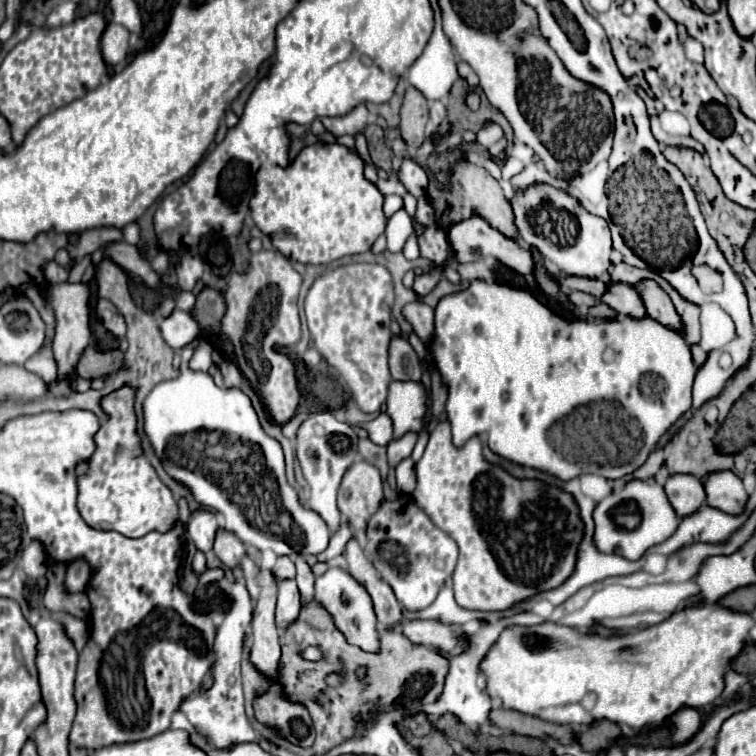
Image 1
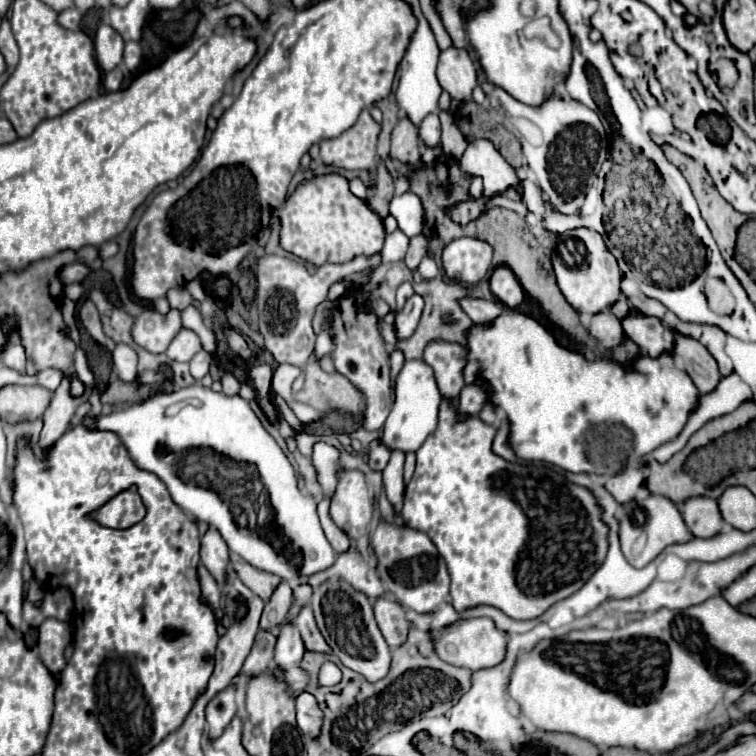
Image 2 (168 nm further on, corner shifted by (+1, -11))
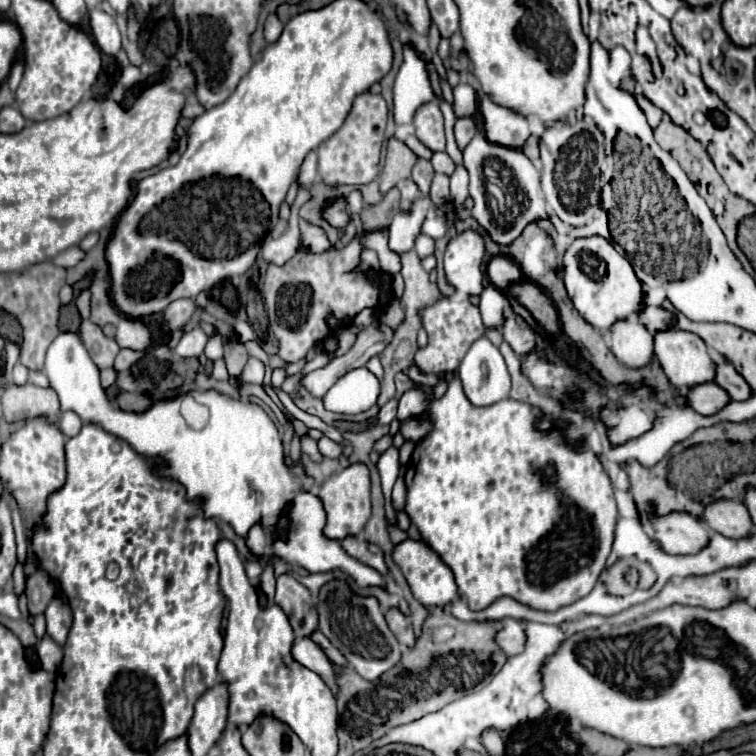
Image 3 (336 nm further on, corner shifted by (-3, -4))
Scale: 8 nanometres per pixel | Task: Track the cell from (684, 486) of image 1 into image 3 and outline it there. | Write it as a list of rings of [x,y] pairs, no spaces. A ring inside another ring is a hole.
[[[716,499],[708,503],[700,519],[708,525],[708,529],[732,539],[748,537],[754,529],[744,503],[732,499]]]

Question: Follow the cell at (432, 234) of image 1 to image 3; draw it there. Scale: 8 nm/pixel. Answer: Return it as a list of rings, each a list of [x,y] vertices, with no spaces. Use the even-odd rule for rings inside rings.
[[[510,305],[504,307],[504,319],[506,319],[506,325],[500,327],[502,337],[510,343],[510,347],[516,351],[516,355],[522,357],[522,353],[526,353],[526,349],[530,349],[530,345],[536,345],[536,335],[532,329],[524,329],[516,323],[514,311]]]

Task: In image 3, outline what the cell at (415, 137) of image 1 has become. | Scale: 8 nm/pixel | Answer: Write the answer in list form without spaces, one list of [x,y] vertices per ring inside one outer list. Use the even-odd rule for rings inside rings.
[[[392,137],[388,141],[386,163],[384,163],[384,171],[380,175],[380,191],[386,193],[388,189],[392,189],[398,183],[398,179],[410,177],[416,161],[418,161],[416,153],[402,139]]]

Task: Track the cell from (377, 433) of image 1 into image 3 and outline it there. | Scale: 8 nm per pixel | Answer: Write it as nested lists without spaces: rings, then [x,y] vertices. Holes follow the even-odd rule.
[[[390,447],[386,449],[378,463],[376,463],[378,471],[380,471],[380,477],[382,477],[382,491],[384,491],[384,497],[386,497],[386,503],[388,499],[392,499],[392,487],[400,475],[400,463],[398,463],[398,449],[396,447]]]

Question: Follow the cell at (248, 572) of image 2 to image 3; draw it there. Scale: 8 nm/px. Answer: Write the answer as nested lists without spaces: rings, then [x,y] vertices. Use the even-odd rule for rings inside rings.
[[[288,573],[276,577],[276,603],[288,615],[296,637],[308,637],[318,627],[318,615],[308,589]]]

